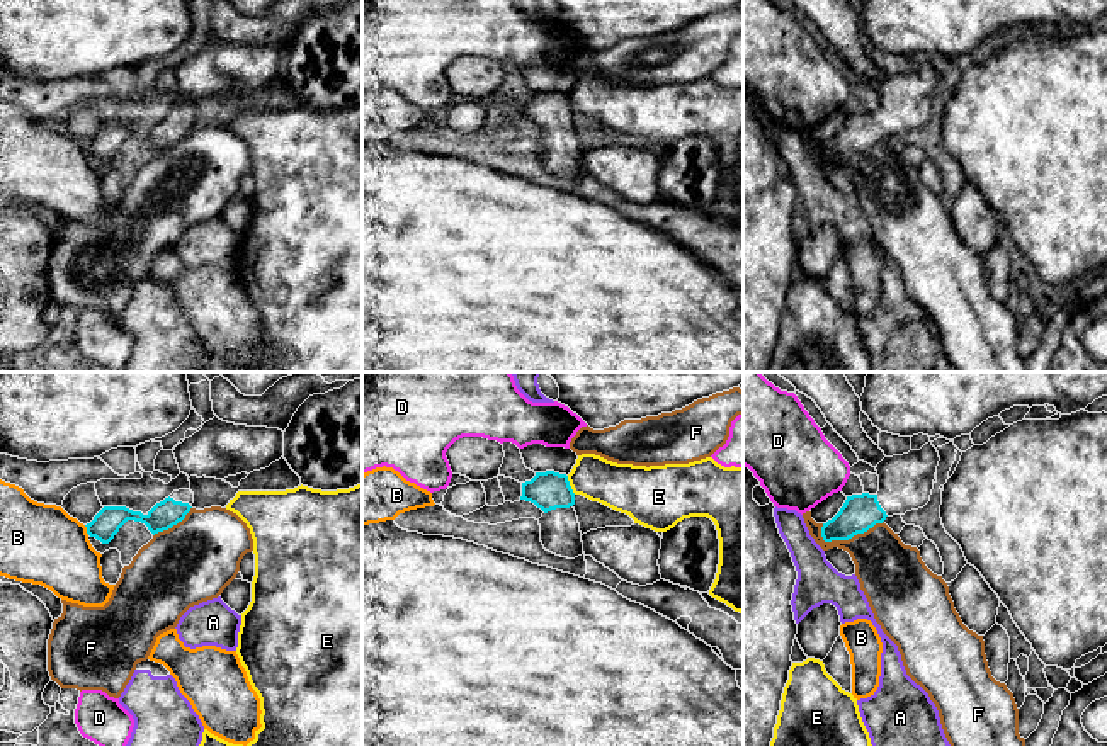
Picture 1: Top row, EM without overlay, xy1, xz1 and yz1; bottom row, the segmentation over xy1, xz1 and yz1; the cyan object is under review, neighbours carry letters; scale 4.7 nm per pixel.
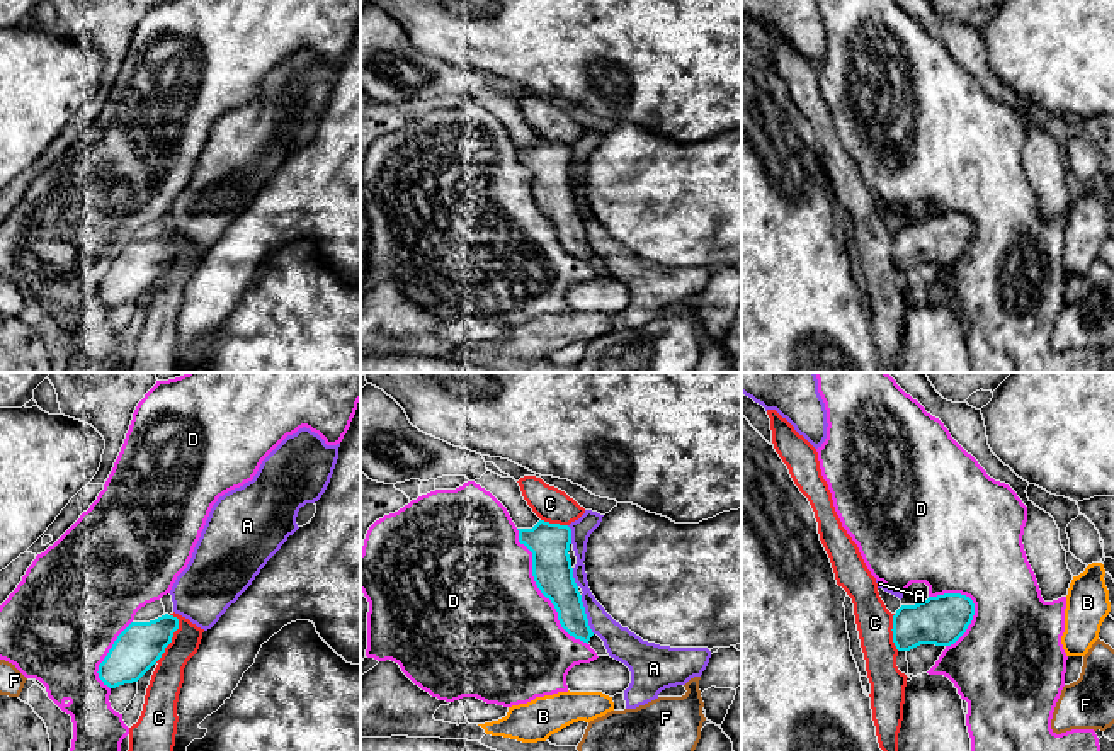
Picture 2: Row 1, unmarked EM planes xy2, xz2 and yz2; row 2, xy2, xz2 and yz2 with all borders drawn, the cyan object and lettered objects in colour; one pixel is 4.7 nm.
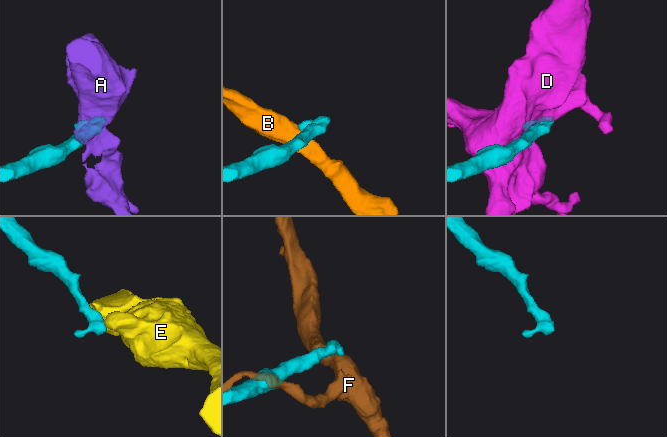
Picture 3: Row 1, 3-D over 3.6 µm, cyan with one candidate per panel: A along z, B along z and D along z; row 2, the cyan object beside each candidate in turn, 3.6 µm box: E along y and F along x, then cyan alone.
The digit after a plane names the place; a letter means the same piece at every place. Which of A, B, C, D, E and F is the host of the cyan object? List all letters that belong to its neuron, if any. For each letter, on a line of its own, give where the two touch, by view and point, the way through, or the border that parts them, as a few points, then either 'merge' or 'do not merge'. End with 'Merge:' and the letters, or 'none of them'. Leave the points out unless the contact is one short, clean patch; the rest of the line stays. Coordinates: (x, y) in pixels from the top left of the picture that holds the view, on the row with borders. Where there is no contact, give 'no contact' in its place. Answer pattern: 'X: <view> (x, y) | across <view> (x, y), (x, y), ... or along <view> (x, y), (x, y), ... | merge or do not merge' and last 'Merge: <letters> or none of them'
A: xz2 (585, 614) | do not merge
B: xy1 (87, 531) | along xy1 (84, 525), (89, 534) | do not merge
C: xy2 (172, 636) | along xy2 (172, 614), (177, 619), (177, 629), (165, 651), (155, 662) | do not merge
D: xz2 (539, 588) | do not merge
E: xz1 (568, 485) | along xz1 (567, 476), (575, 493) | do not merge
F: yz1 (851, 537) | do not merge
Merge: none of them

